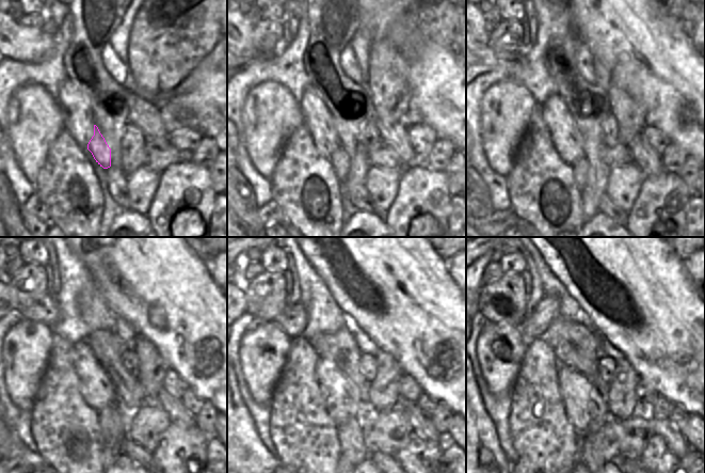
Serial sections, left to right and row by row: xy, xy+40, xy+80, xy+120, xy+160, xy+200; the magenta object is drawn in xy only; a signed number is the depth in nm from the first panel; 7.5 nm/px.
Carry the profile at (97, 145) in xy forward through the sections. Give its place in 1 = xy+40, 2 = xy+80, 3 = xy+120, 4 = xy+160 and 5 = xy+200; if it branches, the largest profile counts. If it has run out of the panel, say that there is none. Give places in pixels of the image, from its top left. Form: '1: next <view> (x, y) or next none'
1: next xy+40 (339, 159)
2: next xy+80 (580, 168)
3: next xy+120 (109, 418)
4: next xy+160 (350, 432)
5: next xy+200 (592, 454)

